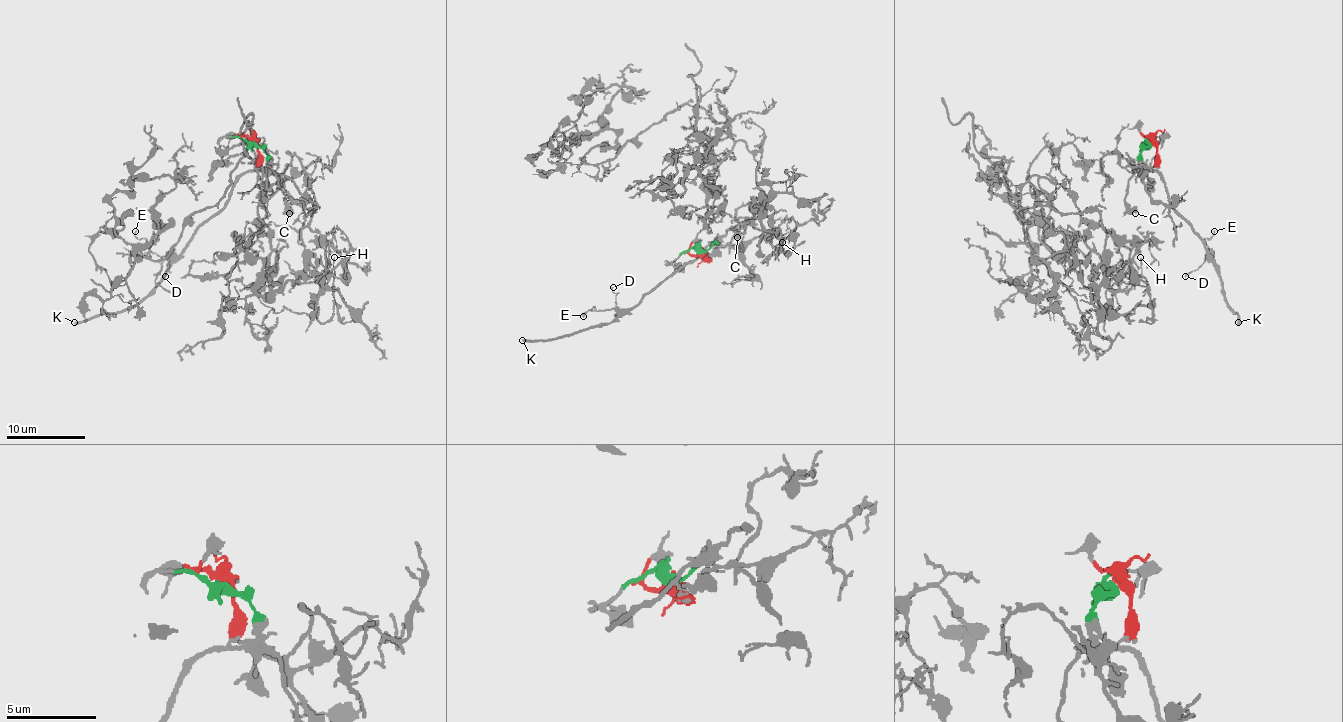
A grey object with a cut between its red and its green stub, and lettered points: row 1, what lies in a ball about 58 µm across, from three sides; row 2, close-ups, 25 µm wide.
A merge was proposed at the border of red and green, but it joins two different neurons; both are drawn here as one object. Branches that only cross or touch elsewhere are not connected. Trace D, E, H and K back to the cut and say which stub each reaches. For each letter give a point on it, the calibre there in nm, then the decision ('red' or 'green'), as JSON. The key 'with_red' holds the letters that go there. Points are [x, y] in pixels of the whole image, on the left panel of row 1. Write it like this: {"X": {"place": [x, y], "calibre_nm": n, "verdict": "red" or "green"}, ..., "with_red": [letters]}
{"D": {"place": [165, 276], "calibre_nm": 110, "verdict": "red"}, "E": {"place": [135, 231], "calibre_nm": 110, "verdict": "red"}, "H": {"place": [334, 257], "calibre_nm": 140, "verdict": "green"}, "K": {"place": [74, 322], "calibre_nm": 280, "verdict": "red"}, "with_red": ["D", "E", "K"]}

